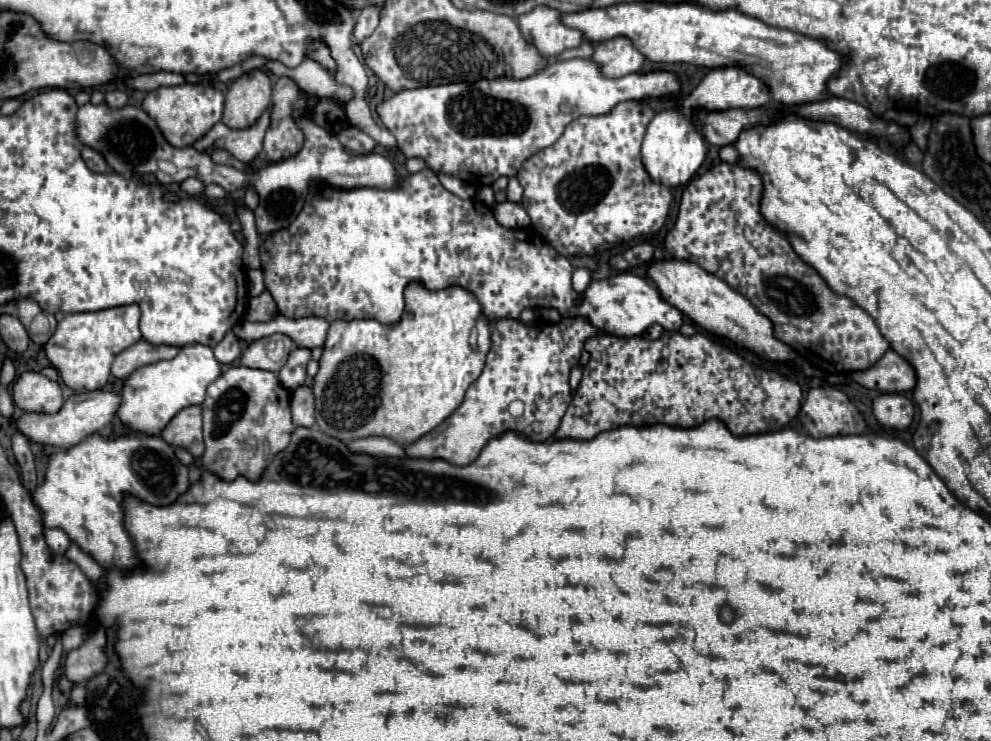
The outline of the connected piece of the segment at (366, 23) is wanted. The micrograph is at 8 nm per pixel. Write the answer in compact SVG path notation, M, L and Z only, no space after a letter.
M366 7L358 13L356 17L356 25L354 25L354 41L362 43L362 39L366 39L368 35L374 33L376 25L380 19L380 7Z

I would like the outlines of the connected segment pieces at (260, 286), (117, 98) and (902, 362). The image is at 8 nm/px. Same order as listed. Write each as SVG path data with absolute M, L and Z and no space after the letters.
M252 269L248 271L248 293L252 297L260 295L264 291L264 275L262 275L262 269Z
M110 89L106 93L106 105L108 107L124 107L128 103L128 95L120 89Z
M888 349L886 355L870 369L850 373L850 377L866 387L876 391L890 391L890 393L904 393L916 387L916 371L914 367L896 351Z

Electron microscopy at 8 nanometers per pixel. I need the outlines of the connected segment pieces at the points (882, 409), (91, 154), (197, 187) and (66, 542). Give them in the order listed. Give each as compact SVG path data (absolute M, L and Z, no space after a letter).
M880 395L872 401L876 421L890 429L906 429L912 423L914 407L904 395Z
M84 147L84 149L82 149L82 159L84 159L86 165L88 165L92 171L96 171L96 173L108 171L108 165L106 165L106 161L102 159L102 155L98 155L98 151L94 151L92 147Z
M194 177L184 179L184 181L180 183L180 189L182 189L186 195L190 195L190 197L196 197L196 195L202 195L202 193L204 193L202 181L200 181L200 179L194 179Z
M44 529L44 537L52 553L66 553L70 547L70 537L62 529Z

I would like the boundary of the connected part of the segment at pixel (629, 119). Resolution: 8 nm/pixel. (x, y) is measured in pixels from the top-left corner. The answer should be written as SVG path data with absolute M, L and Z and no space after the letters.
M638 101L618 103L610 113L598 117L578 117L572 121L562 137L532 155L518 171L518 181L524 187L522 207L532 219L532 225L542 239L566 257L594 255L618 243L630 243L636 237L658 233L664 225L672 201L668 187L654 183L640 159L640 145L654 111Z

